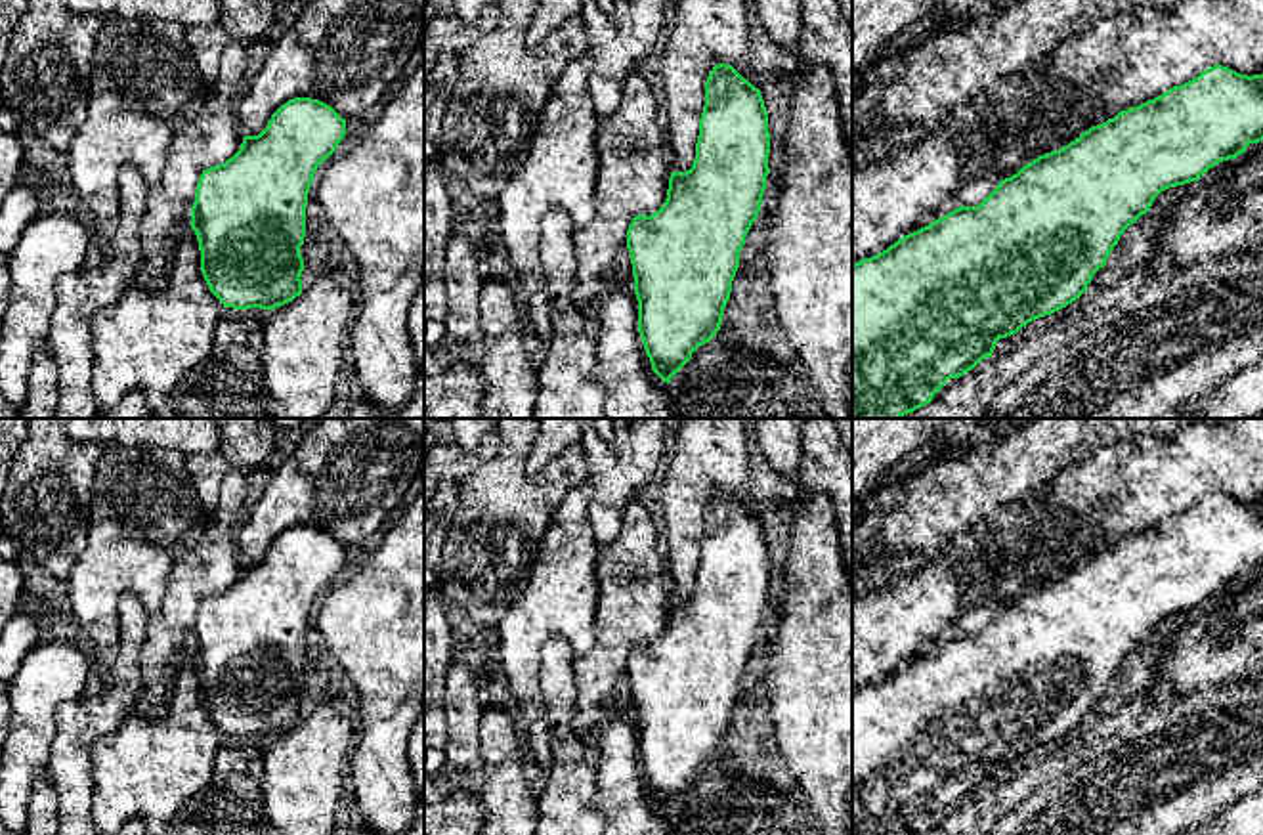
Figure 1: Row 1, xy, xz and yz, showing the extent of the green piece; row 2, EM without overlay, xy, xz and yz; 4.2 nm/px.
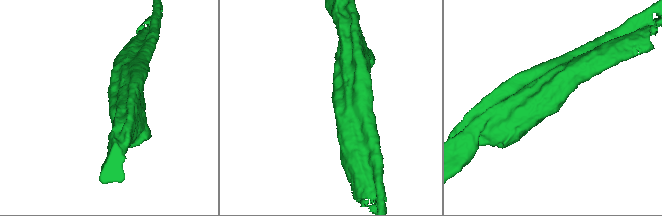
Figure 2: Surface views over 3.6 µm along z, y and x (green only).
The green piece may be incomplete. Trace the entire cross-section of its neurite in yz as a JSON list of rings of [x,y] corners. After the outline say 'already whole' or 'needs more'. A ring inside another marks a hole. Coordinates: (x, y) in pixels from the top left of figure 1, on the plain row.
[[[1213,493],[1196,506],[1091,554],[1062,577],[1039,583],[1011,606],[1001,608],[978,634],[961,632],[944,646],[904,663],[887,678],[852,692],[852,835],[925,835],[950,806],[959,806],[982,787],[992,785],[999,766],[1017,762],[1028,751],[1076,730],[1087,718],[1093,703],[1106,694],[1124,659],[1150,638],[1162,619],[1198,610],[1215,592],[1236,587],[1246,581],[1250,571],[1259,569],[1263,569],[1263,503],[1248,504],[1229,495]]]; already whole

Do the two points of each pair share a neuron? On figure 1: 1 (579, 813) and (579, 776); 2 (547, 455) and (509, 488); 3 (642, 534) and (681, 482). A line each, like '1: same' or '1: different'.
1: same
2: different
3: different

